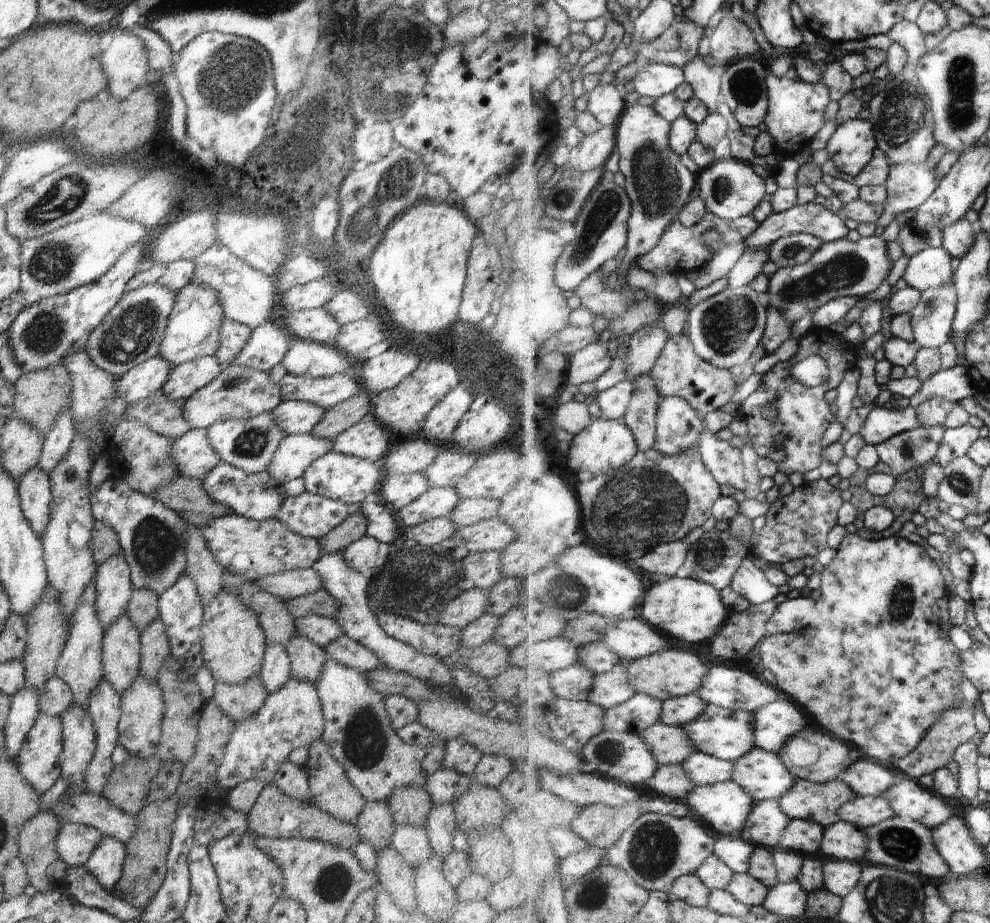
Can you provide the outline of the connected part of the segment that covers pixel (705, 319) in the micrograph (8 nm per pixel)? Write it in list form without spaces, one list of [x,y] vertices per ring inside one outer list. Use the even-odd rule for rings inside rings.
[[[729,286],[710,300],[691,309],[688,334],[694,340],[696,350],[704,360],[718,364],[718,368],[731,369],[746,364],[758,350],[766,332],[770,299],[768,294],[758,294],[752,286]]]

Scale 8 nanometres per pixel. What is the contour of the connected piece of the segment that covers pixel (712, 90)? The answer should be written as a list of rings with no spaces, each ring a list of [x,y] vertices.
[[[698,55],[684,70],[687,82],[690,82],[694,90],[696,90],[695,96],[704,100],[706,104],[708,104],[711,112],[717,112],[718,100],[720,100],[723,95],[722,76],[725,68],[718,66],[716,62],[715,64],[708,64],[706,58],[703,58],[702,55]]]

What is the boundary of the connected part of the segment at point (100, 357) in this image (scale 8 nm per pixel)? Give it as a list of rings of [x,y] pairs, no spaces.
[[[158,282],[125,292],[102,323],[90,334],[85,345],[90,360],[114,378],[122,377],[134,366],[159,355],[168,316],[172,313],[175,302],[176,292]]]

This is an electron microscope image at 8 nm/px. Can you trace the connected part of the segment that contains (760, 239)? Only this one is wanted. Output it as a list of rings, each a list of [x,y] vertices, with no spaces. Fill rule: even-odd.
[[[808,203],[804,206],[796,206],[792,210],[782,213],[773,213],[762,224],[761,228],[748,239],[744,240],[746,244],[746,251],[758,252],[764,248],[771,248],[780,238],[787,236],[788,234],[805,233],[812,234],[822,238],[825,242],[842,240],[849,236],[855,237],[856,234],[850,231],[845,219],[839,214],[828,210],[826,206],[814,203]]]

